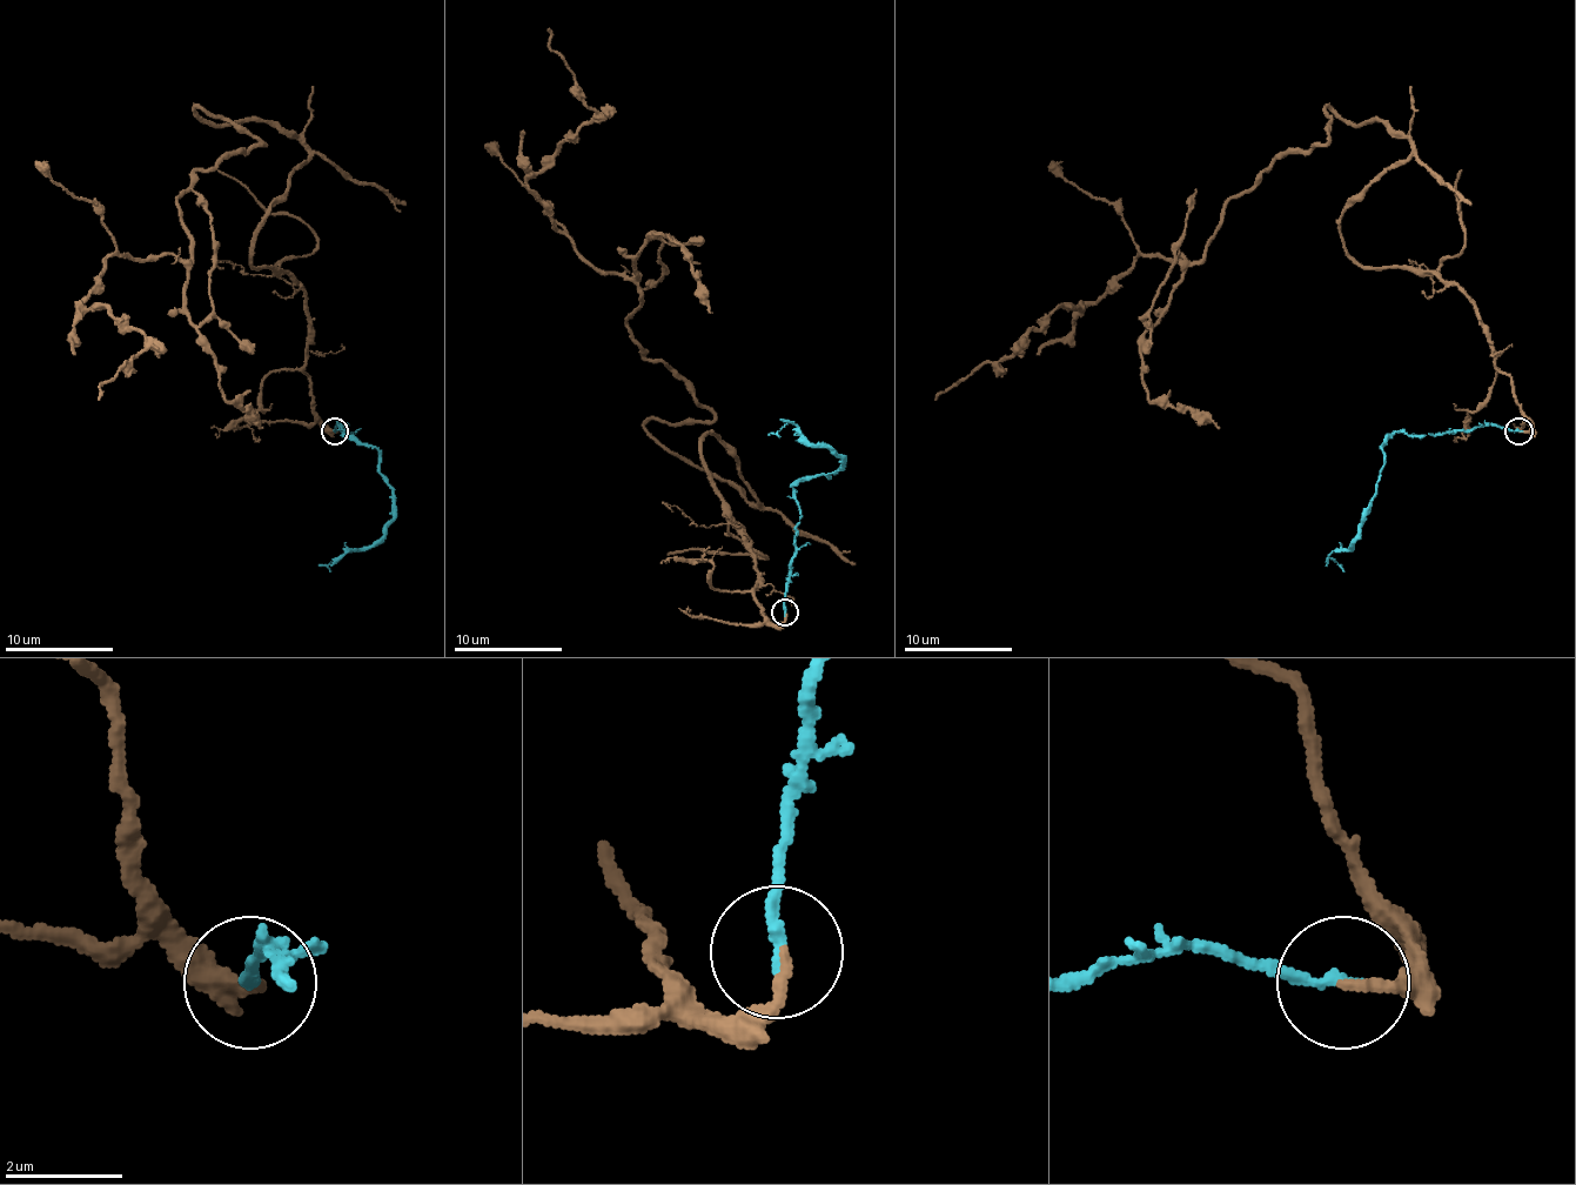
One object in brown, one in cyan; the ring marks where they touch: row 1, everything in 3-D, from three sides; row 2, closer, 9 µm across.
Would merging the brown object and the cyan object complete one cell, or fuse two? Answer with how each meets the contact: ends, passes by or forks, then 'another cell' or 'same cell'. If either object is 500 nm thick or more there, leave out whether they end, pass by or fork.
brown ends there; cyan ends there; same cell

